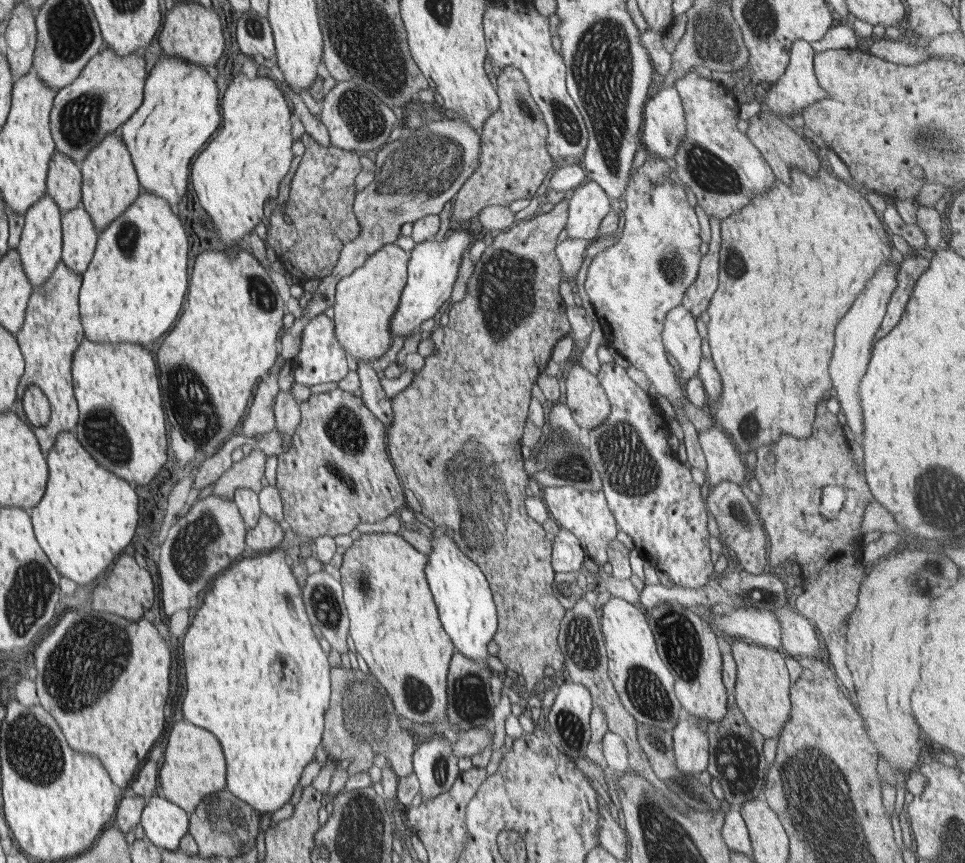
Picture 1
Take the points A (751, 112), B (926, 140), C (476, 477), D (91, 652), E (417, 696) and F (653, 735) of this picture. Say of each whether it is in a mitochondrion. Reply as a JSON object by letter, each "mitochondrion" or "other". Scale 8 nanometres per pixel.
{"A":"other","B":"mitochondrion","C":"mitochondrion","D":"mitochondrion","E":"mitochondrion","F":"mitochondrion"}

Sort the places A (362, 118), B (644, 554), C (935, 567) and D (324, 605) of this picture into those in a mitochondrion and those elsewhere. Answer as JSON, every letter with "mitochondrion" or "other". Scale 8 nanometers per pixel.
{"A":"mitochondrion","B":"other","C":"other","D":"mitochondrion"}

